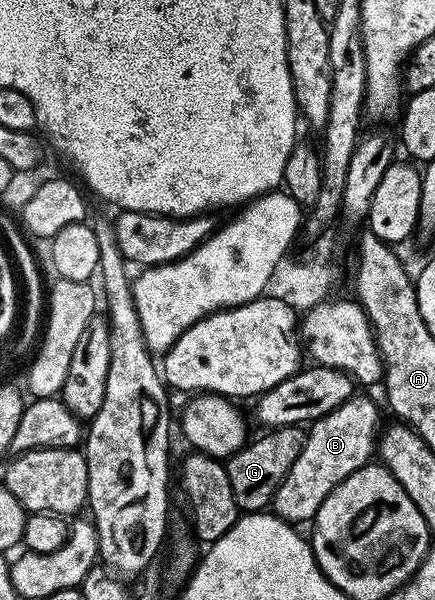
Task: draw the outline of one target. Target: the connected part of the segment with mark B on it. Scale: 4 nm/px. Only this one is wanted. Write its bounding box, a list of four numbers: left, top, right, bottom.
[271,394,379,526]

